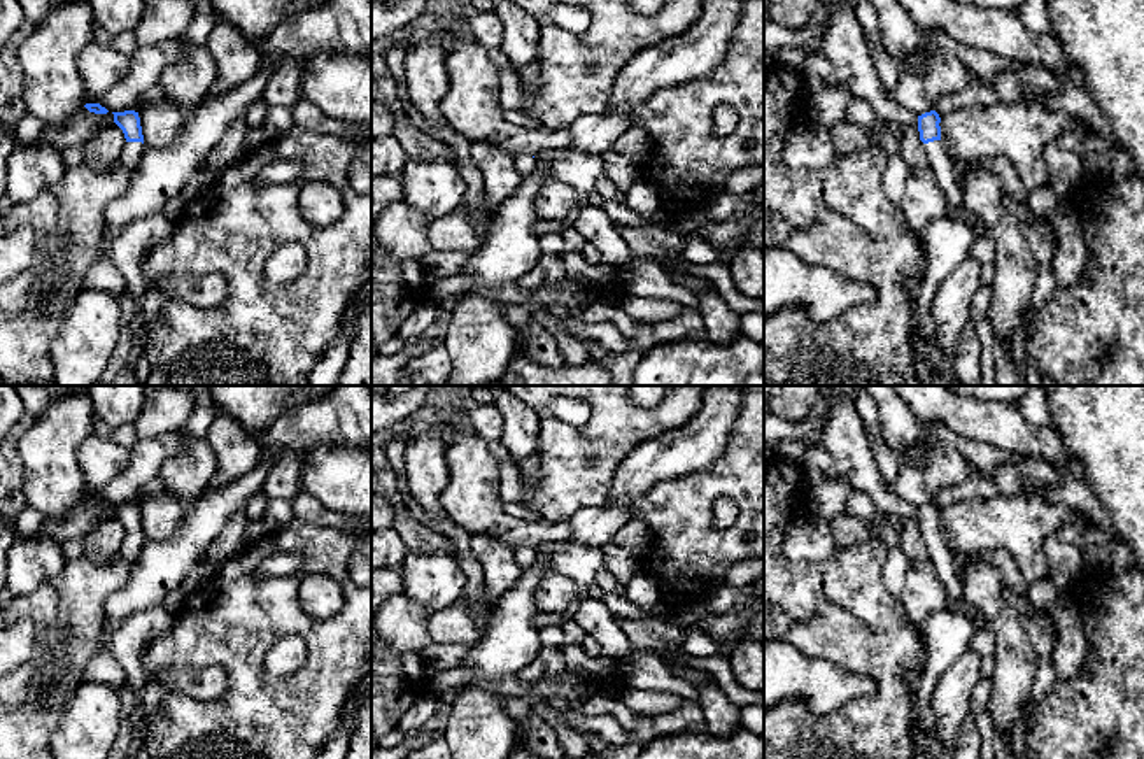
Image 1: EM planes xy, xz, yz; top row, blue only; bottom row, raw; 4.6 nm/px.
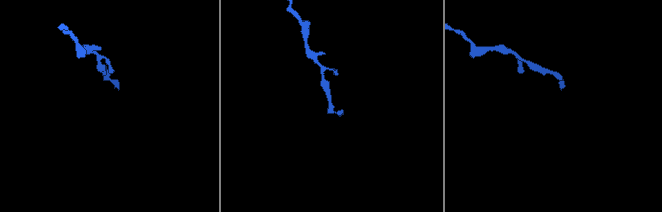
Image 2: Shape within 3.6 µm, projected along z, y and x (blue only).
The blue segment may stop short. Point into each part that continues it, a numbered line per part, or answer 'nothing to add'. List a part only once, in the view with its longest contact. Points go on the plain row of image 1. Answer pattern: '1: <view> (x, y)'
1: xy (130, 549)

